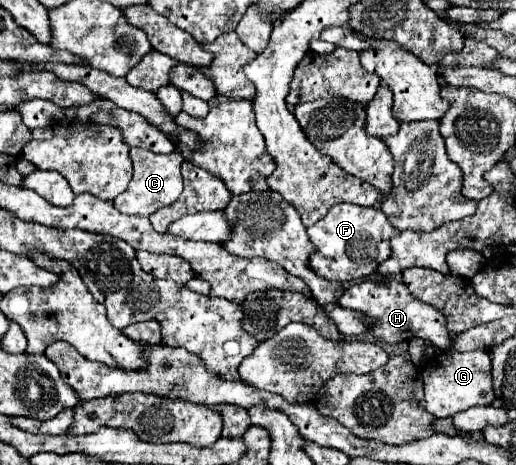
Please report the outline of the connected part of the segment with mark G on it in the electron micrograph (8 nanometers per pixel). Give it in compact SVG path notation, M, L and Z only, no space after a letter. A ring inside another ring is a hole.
M482 349L452 353L452 355L436 355L422 369L424 377L424 399L420 405L430 411L434 417L452 417L460 411L466 411L474 405L492 405L496 399L492 377L490 377L490 355Z

